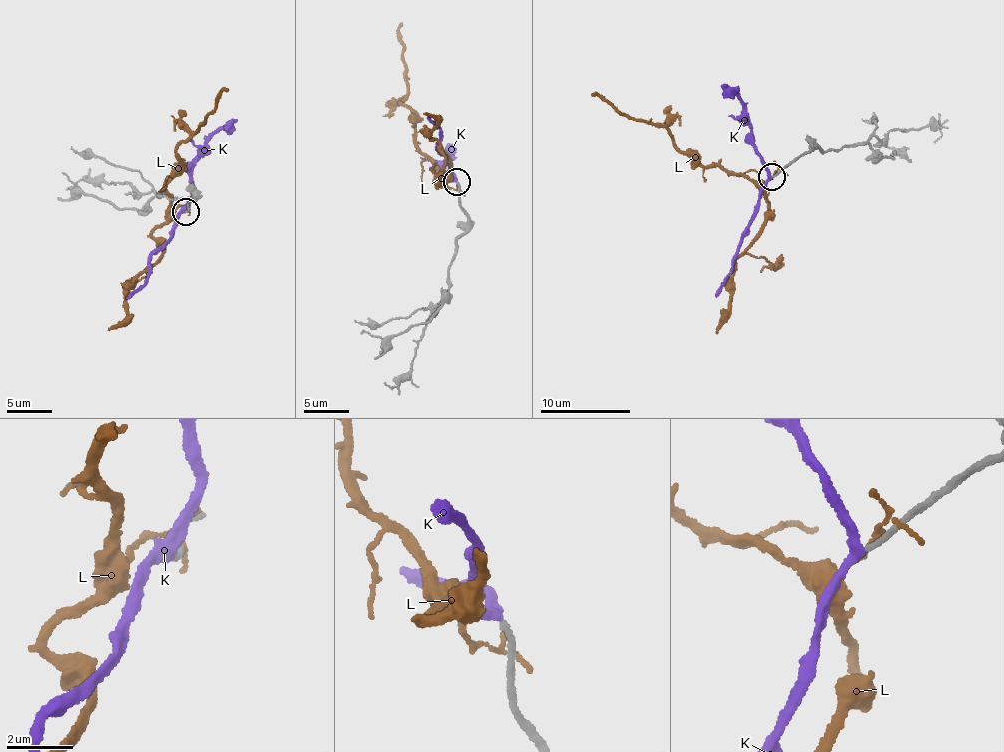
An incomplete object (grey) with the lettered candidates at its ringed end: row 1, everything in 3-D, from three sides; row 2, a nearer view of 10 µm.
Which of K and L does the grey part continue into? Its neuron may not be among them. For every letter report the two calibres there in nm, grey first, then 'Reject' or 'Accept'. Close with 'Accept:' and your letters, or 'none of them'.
K: Thickness 160 nm (grey) against 280 nm. Accept
L: Thickness 240 nm (grey) against 110 nm. Reject
Accept: K

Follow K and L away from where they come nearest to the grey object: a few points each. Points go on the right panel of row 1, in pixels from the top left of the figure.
K: (772, 176), (761, 189), (759, 205), (740, 240), (733, 269), (716, 296)
L: (780, 169), (759, 182), (720, 167), (695, 164), (674, 142), (666, 127), (619, 116), (597, 95), (593, 95)

